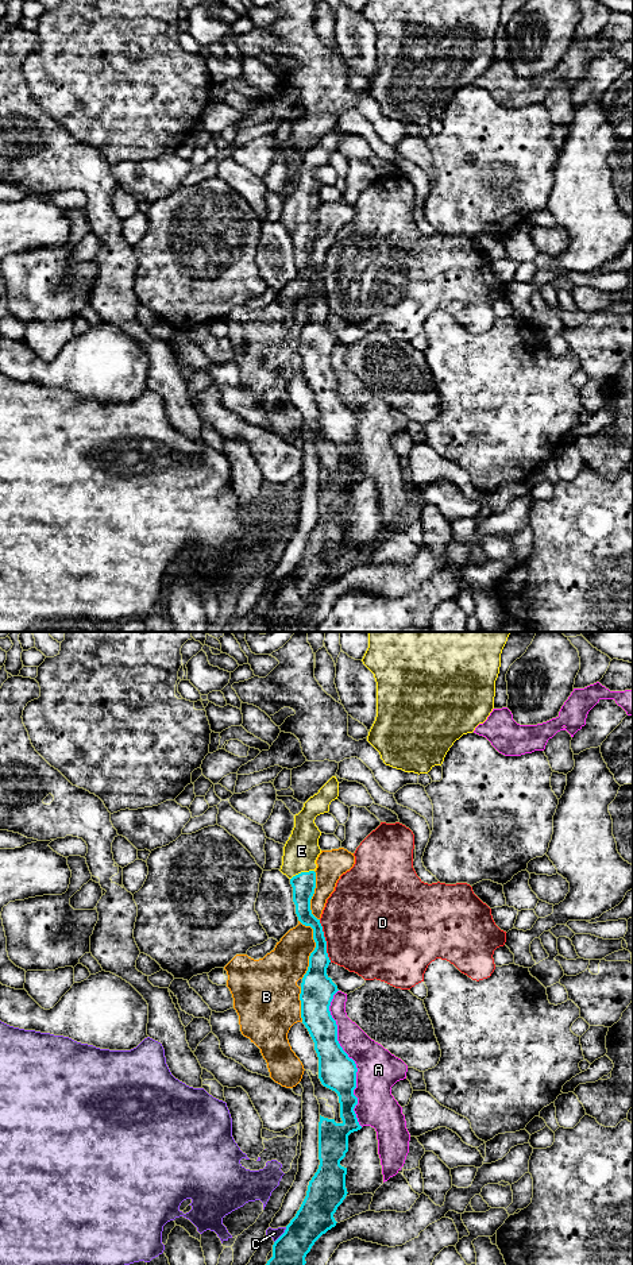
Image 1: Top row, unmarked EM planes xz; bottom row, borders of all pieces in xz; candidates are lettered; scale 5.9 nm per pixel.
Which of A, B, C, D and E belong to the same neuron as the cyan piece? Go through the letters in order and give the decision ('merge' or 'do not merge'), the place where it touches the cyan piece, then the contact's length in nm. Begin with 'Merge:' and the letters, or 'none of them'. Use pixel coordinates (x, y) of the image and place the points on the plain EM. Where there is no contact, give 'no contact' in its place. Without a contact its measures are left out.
Merge: E
A: do not merge | xz (351, 411) | 850 nm
B: do not merge | xz (316, 299) | 360 nm
C: do not merge | xz (281, 587) | 120 nm
D: do not merge | xz (325, 293) | 260 nm
E: merge | xz (301, 224) | 160 nm

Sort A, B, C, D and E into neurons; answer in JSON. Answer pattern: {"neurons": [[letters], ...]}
{"neurons": [["A"], ["B"], ["C"], ["D"], ["E"]]}

